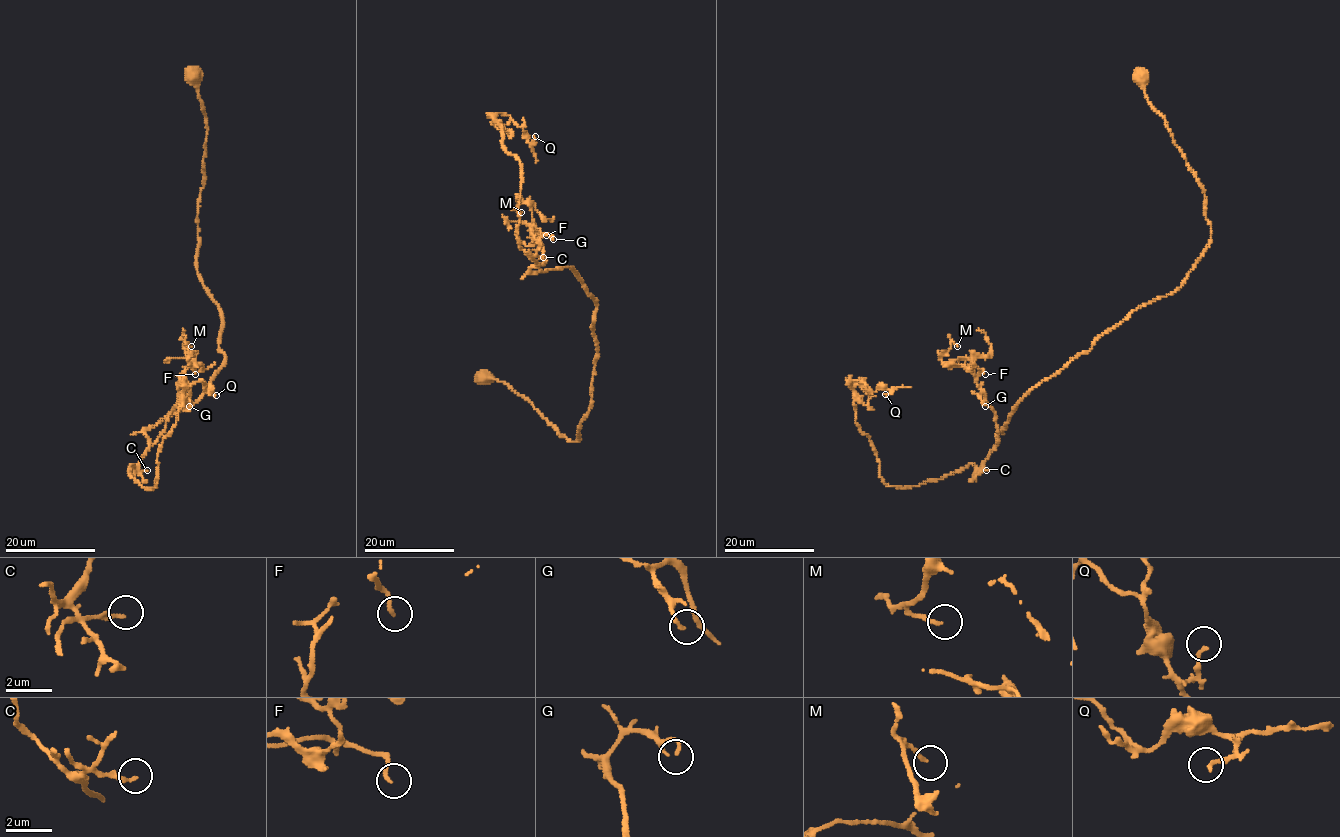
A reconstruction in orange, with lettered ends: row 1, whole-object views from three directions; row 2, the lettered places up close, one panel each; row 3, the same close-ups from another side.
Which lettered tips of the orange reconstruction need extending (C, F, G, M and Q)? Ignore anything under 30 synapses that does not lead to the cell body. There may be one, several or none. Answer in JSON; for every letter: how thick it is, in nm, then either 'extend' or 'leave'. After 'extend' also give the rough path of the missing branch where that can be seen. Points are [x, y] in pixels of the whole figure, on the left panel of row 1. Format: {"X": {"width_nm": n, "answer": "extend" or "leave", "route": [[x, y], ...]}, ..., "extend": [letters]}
{"C": {"width_nm": 160, "answer": "leave"}, "F": {"width_nm": 150, "answer": "leave"}, "G": {"width_nm": 140, "answer": "leave"}, "M": {"width_nm": 150, "answer": "leave"}, "Q": {"width_nm": 160, "answer": "leave"}, "extend": []}

